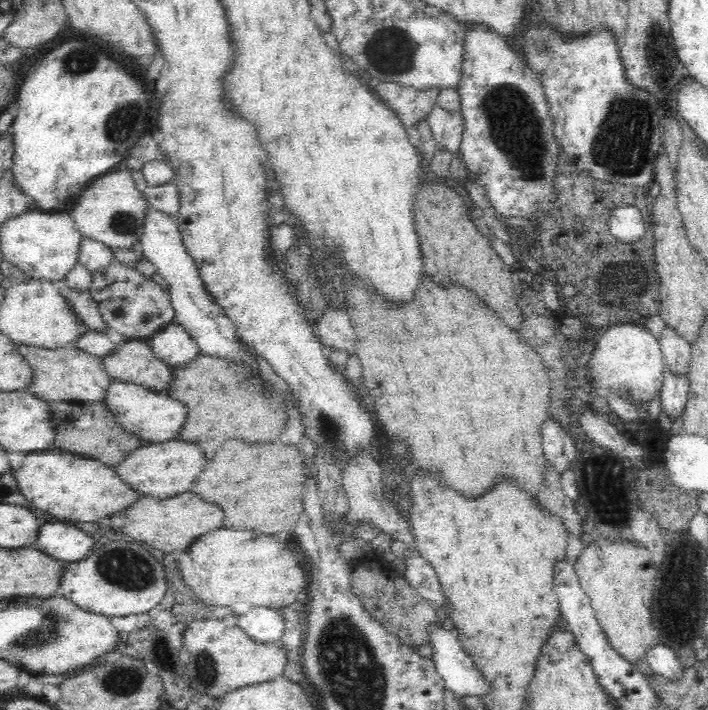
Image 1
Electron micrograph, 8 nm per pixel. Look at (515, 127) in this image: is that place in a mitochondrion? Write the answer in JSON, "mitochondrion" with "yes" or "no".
{"mitochondrion":"yes"}

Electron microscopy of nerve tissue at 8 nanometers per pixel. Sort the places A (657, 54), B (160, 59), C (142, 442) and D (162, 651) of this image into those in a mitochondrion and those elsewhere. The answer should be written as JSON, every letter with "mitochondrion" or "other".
{"A":"mitochondrion","B":"other","C":"other","D":"mitochondrion"}

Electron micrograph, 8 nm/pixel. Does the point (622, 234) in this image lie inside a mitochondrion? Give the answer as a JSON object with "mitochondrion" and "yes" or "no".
{"mitochondrion":"no"}

